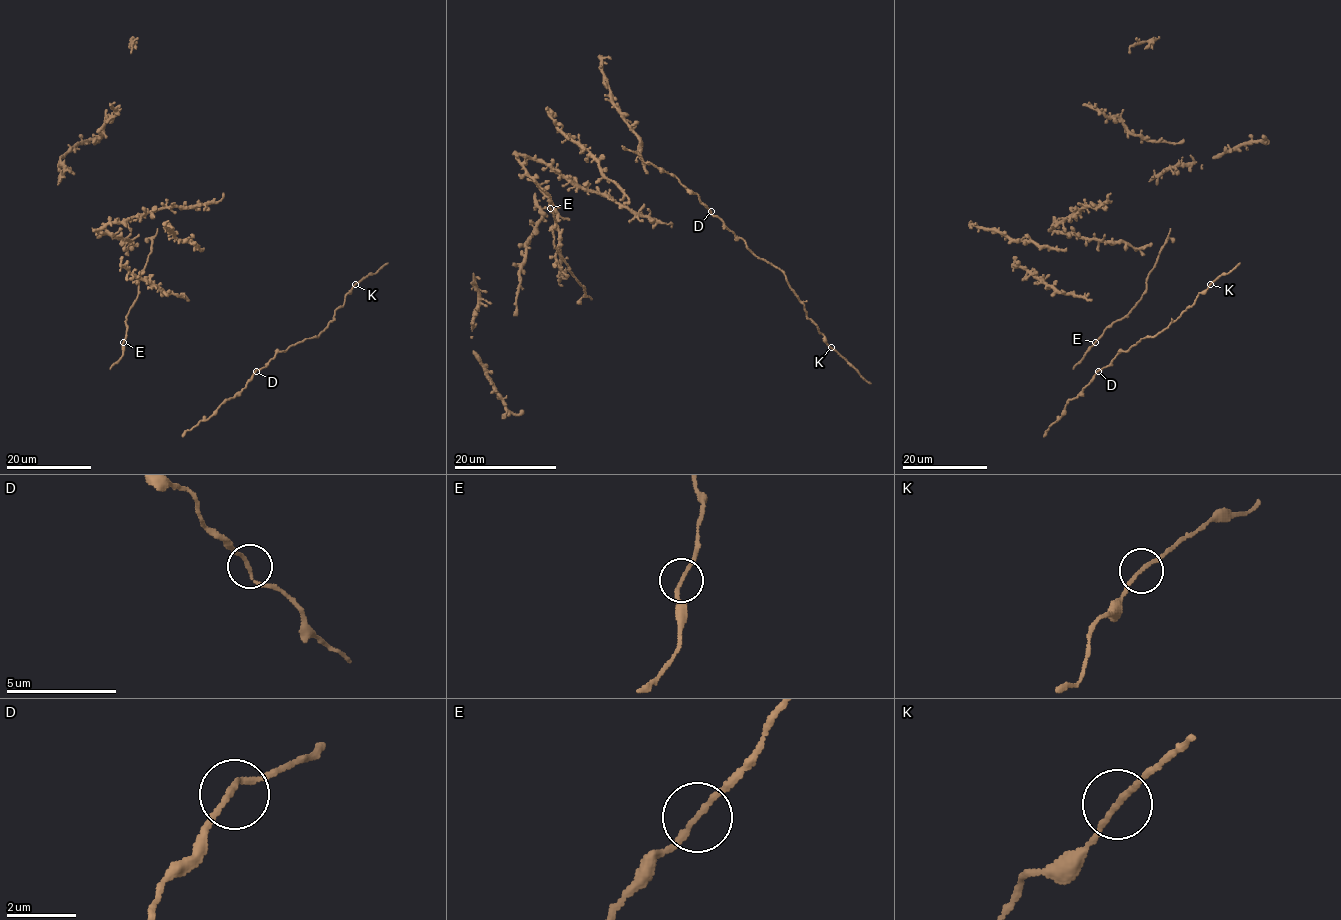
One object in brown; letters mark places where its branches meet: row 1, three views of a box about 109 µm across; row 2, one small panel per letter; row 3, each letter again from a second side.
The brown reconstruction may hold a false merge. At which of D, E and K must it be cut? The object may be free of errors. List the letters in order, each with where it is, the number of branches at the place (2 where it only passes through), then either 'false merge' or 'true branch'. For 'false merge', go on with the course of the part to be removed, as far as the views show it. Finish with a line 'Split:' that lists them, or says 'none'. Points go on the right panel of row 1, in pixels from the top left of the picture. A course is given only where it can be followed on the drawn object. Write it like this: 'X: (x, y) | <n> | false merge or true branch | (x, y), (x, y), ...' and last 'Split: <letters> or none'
D: (1098, 371) | 2 | true branch
E: (1095, 342) | 2 | true branch
K: (1210, 284) | 2 | true branch
Split: none

